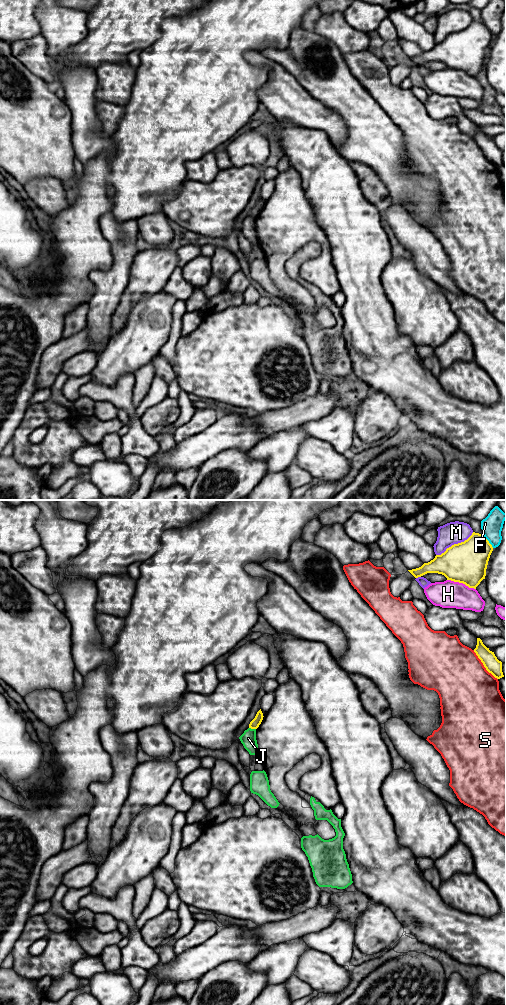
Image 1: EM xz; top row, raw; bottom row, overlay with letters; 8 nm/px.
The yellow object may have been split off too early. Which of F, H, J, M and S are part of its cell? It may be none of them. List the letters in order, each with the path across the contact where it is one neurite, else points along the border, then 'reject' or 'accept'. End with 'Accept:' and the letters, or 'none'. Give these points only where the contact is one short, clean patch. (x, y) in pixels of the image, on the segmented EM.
F: reject
H: reject
J: border along xz (249, 727), (255, 729); reject
M: reject
S: reject
Accept: none

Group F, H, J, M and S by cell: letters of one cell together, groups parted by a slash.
F J / H / M / S

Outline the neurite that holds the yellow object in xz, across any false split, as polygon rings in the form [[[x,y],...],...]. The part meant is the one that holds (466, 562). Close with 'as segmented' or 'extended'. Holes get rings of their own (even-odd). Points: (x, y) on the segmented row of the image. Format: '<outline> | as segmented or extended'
[[[473,532],[464,542],[452,545],[430,562],[408,571],[415,578],[427,573],[442,574],[447,580],[476,589],[485,579],[492,551],[493,547],[484,535]]] | as segmented

